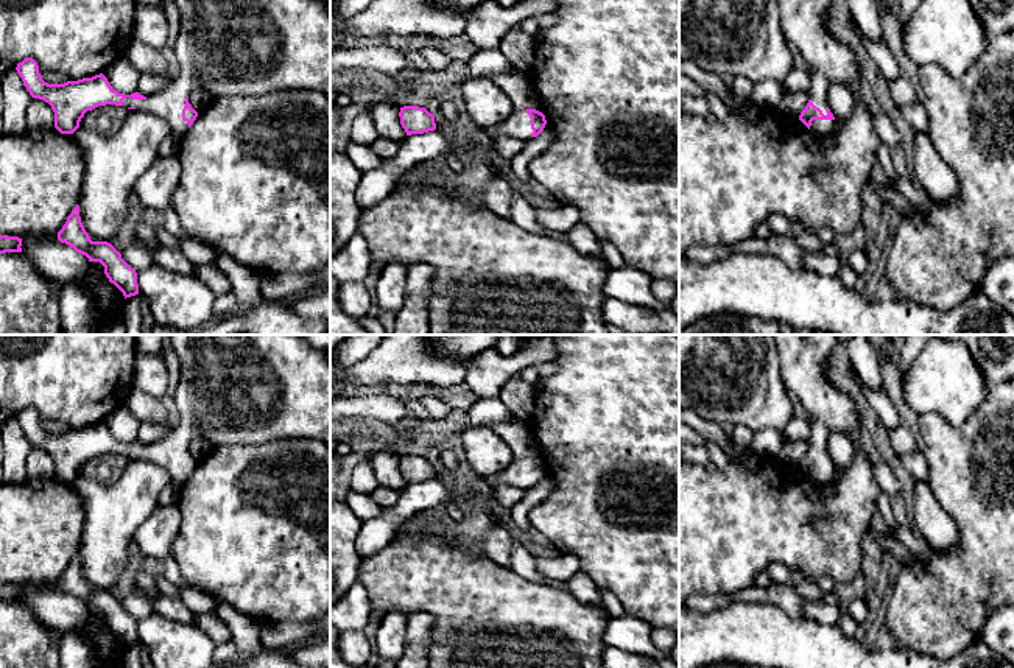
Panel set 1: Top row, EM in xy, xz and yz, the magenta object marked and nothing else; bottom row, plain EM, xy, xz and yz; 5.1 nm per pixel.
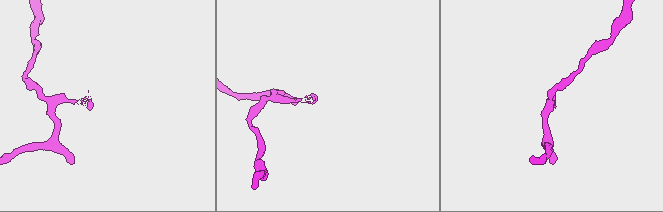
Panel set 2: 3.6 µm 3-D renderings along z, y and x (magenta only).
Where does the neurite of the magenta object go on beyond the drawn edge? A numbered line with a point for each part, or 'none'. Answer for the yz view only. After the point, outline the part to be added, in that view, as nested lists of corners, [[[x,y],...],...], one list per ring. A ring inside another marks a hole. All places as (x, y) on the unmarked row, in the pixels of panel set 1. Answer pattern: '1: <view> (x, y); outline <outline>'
1: yz (818, 475); outline [[[813,469],[810,478],[816,484],[826,484],[833,478],[833,469]]]

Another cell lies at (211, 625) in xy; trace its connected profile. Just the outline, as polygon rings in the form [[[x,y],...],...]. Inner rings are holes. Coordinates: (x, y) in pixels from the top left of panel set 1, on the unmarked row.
[[[196,615],[195,626],[206,632],[215,642],[215,645],[227,643],[232,640],[231,631],[217,615]]]

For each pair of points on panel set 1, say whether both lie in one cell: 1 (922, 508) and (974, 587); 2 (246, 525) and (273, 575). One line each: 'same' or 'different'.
1: different
2: same

